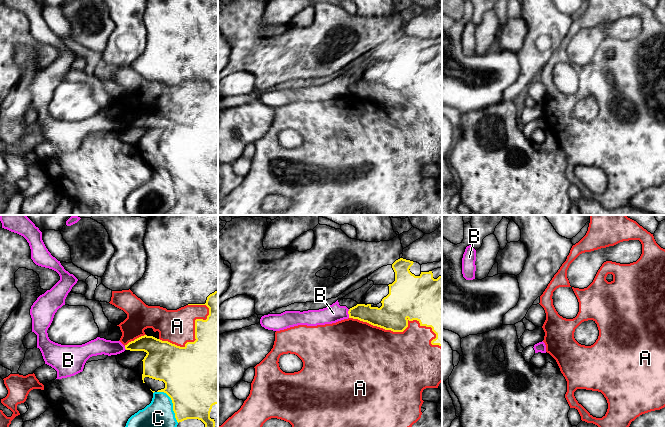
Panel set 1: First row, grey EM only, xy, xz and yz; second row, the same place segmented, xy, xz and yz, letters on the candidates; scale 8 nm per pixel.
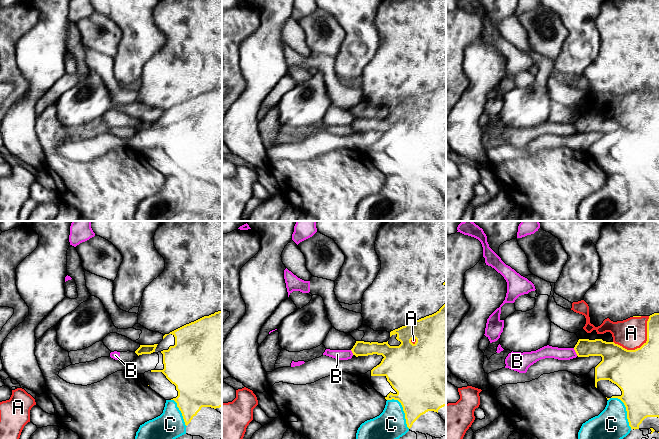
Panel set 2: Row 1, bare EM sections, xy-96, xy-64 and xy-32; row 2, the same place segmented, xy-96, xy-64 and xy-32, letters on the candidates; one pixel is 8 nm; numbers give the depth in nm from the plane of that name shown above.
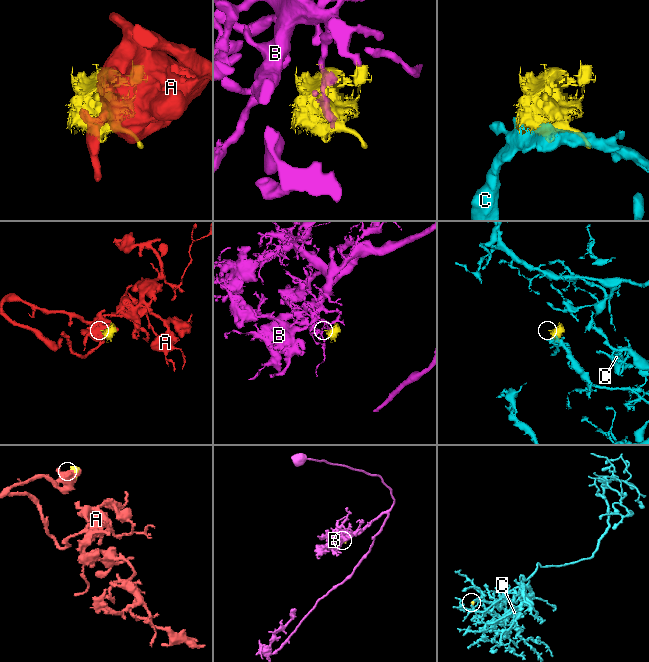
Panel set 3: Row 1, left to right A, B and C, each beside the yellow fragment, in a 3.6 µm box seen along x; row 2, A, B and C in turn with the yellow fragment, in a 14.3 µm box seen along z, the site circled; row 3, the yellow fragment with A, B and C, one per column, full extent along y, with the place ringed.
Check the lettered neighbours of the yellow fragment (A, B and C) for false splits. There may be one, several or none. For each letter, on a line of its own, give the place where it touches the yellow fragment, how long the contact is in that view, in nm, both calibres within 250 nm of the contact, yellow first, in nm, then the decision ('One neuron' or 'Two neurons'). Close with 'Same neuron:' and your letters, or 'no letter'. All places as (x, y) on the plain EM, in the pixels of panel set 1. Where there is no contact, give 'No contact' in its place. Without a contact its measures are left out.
A: Touches yellow at xz (404, 105). Shared border 800 nm. Thickness 320 nm (yellow) against 480 nm. Two neurons
B: Touches yellow at xz (348, 89). Shared border 70 nm. Thickness 150 nm (yellow) against 140 nm. Two neurons
C: Touches yellow at xy (173, 180). Shared border 300 nm. Thickness 480 nm (yellow) against 300 nm. Two neurons
Same neuron: no letter

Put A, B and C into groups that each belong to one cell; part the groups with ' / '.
A / B / C

